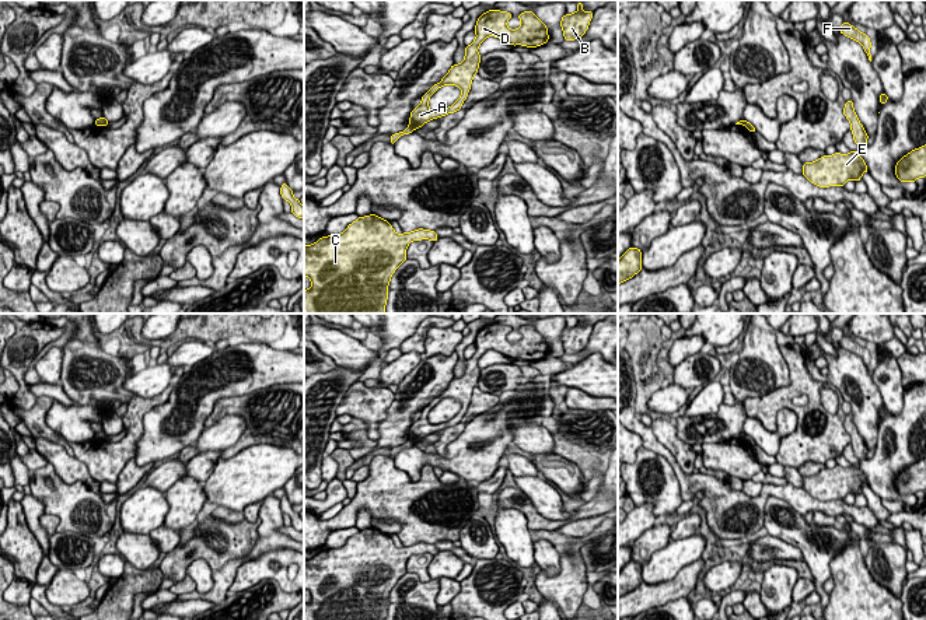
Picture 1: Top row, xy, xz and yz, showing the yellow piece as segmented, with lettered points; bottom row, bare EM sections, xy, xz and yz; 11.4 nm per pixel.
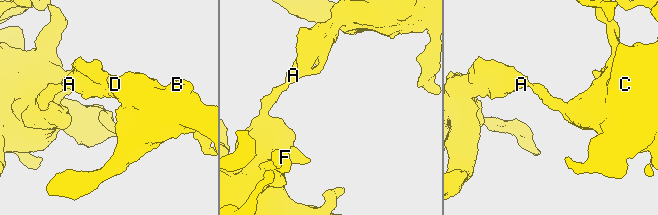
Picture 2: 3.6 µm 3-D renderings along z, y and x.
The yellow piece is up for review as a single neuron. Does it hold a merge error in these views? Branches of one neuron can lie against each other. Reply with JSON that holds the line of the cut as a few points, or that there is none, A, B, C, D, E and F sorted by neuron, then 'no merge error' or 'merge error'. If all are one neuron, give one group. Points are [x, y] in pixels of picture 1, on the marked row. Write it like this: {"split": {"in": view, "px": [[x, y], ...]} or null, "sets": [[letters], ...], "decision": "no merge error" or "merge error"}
{"split": {"in": "xz", "px": [[408, 126], [413, 129]]}, "sets": [["A", "B", "D"], ["C", "E", "F"]], "decision": "merge error"}

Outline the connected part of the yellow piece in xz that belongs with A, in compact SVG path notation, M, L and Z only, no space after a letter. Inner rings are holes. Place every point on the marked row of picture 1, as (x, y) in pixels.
M489 10L478 18L474 29L476 38L471 45L465 46L464 62L452 64L441 81L434 84L424 95L422 95L420 105L413 108L410 112L409 127L416 130L429 120L461 109L471 90L472 78L479 69L481 55L478 53L478 48L488 36L499 38L513 46L521 45L527 48L537 48L549 41L546 25L532 11L518 14L521 25L517 29L510 29L507 27L510 18L513 18L511 13L500 10ZM443 85L459 87L461 97L445 109L431 111L429 108L429 99Z

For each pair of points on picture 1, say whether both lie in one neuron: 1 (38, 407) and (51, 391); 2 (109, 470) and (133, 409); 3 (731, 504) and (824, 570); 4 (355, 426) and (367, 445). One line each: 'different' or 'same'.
1: different
2: same
3: different
4: same

